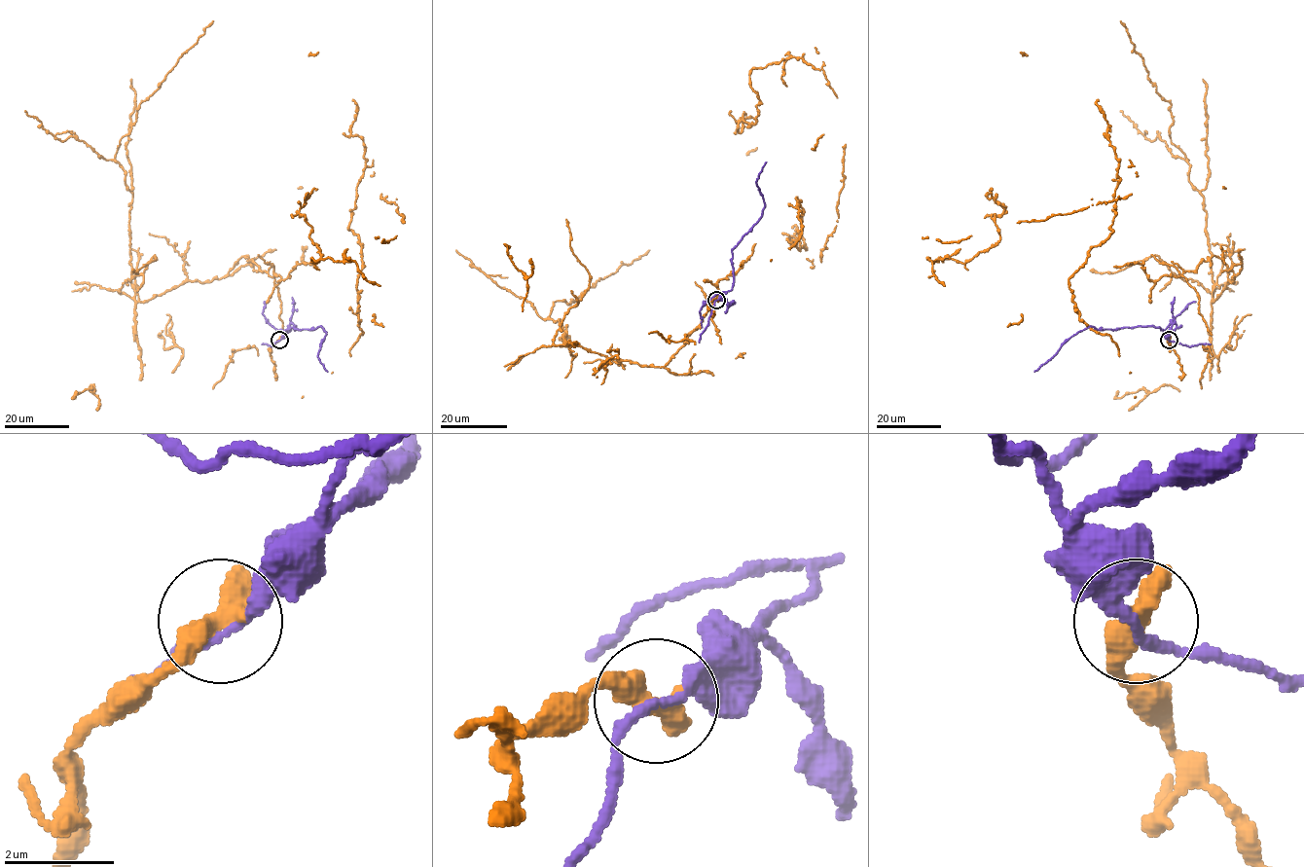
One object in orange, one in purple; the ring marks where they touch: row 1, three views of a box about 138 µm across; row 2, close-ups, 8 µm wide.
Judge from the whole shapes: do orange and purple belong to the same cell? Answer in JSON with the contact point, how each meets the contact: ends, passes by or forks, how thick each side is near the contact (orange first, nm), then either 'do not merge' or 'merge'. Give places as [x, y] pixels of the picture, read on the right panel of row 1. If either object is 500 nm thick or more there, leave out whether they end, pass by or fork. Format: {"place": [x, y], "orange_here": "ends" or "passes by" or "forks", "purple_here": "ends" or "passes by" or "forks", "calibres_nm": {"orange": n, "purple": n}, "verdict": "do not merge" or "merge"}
{"place": [1169, 340], "calibres_nm": {"orange": 600, "purple": 190}, "verdict": "do not merge"}

